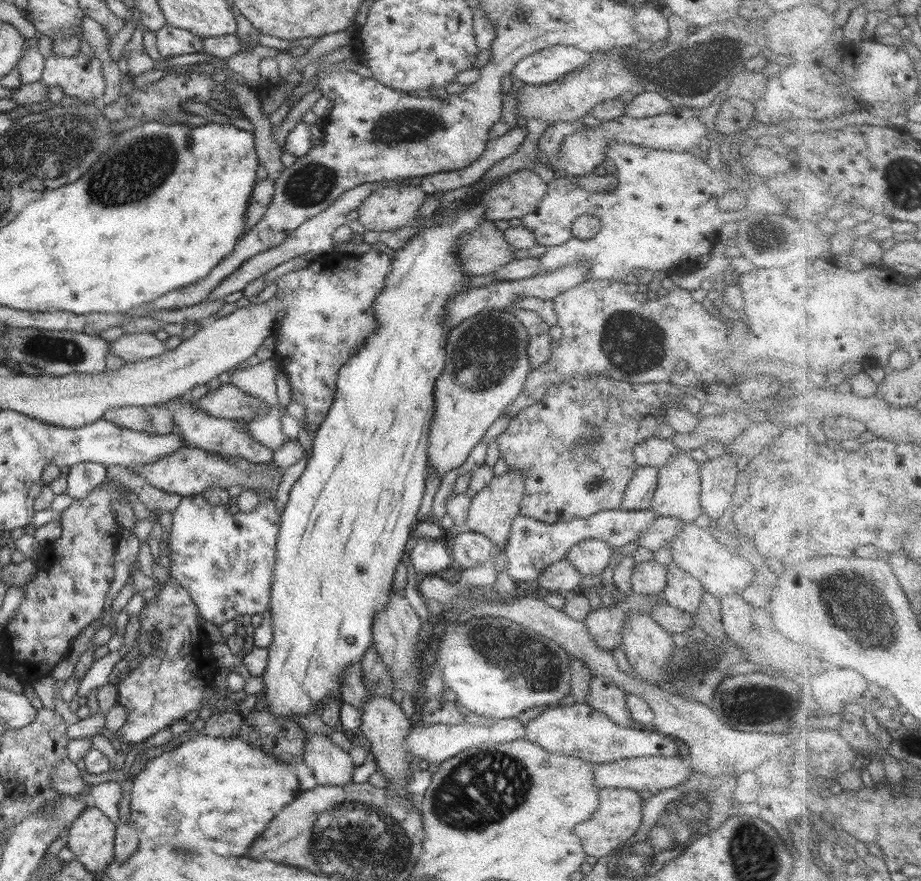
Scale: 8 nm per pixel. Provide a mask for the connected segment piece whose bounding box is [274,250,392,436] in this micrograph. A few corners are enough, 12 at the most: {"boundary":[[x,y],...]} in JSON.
{"boundary":[[317,257],[276,279],[275,361],[314,434],[376,330],[391,260]]}

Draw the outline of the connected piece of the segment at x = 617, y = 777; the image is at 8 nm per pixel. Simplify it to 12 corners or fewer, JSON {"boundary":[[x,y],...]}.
{"boundary":[[651,756],[593,766],[599,789],[656,794],[683,783],[686,756]]}

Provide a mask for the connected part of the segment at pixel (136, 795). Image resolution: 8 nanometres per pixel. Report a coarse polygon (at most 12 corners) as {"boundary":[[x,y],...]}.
{"boundary":[[204,734],[146,763],[131,818],[156,846],[244,856],[304,762]]}

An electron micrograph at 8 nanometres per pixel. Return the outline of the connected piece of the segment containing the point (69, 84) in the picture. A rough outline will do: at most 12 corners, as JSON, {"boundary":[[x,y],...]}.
{"boundary":[[48,56],[40,81],[66,96],[100,102],[99,58]]}

